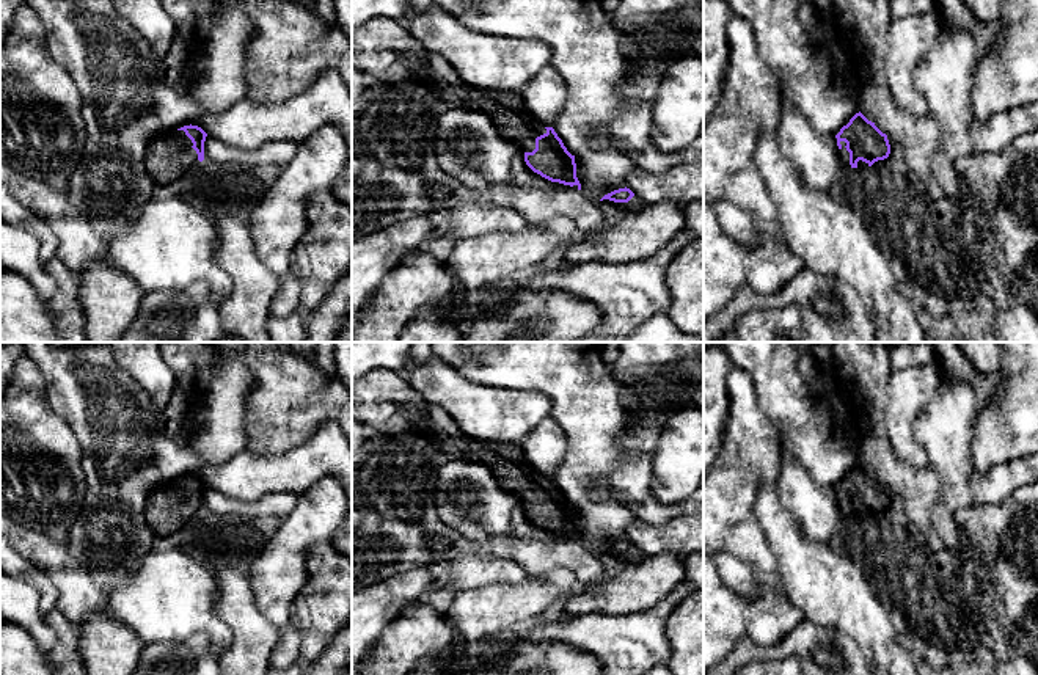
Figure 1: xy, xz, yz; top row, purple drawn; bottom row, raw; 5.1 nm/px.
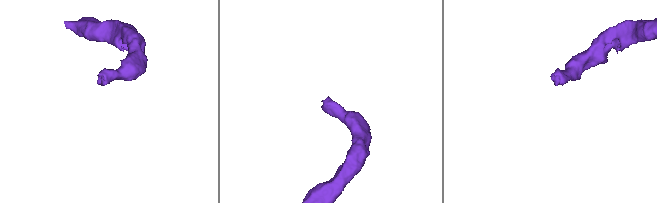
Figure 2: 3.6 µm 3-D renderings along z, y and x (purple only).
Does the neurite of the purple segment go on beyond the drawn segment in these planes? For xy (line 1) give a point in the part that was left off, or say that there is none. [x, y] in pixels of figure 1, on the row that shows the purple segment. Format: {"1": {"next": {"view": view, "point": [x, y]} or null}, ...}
{"1": {"next": {"view": "xy", "point": [170, 156]}}}

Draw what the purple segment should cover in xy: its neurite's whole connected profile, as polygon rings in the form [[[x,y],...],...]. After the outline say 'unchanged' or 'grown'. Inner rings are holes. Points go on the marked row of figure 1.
[[[184,126],[162,133],[149,144],[146,170],[157,185],[171,184],[204,160],[207,133],[198,126]]]; grown

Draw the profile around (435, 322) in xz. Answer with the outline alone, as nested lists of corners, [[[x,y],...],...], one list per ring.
[[[429,305],[400,331],[397,342],[462,342],[451,305]]]

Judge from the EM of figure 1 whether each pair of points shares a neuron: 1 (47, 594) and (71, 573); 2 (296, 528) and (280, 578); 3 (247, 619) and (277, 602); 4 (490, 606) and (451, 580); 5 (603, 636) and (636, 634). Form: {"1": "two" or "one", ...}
{"1": "two", "2": "one", "3": "two", "4": "two", "5": "one"}

